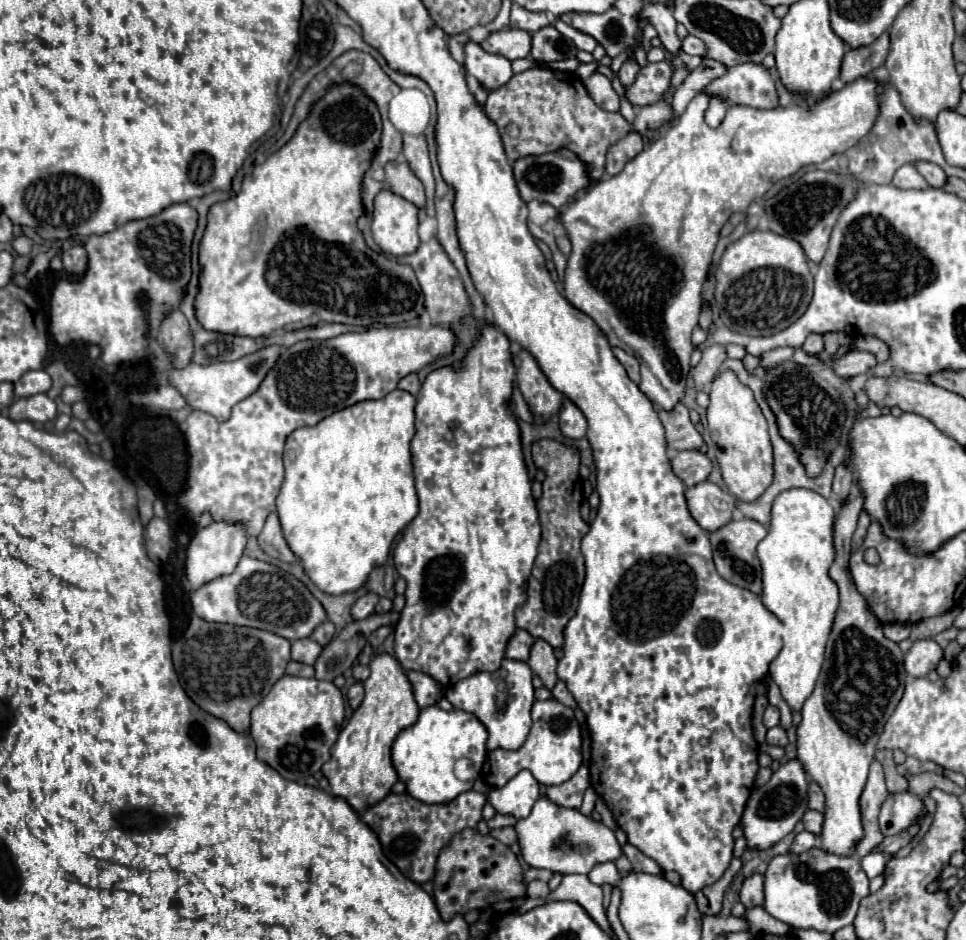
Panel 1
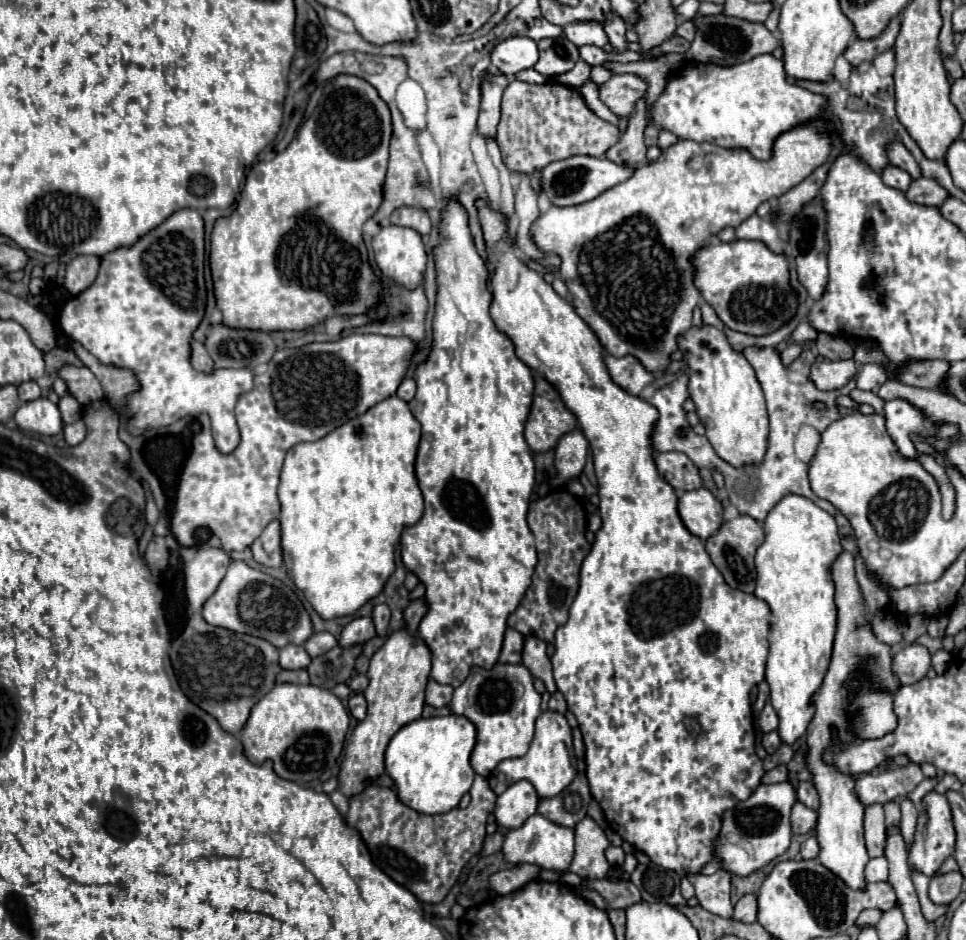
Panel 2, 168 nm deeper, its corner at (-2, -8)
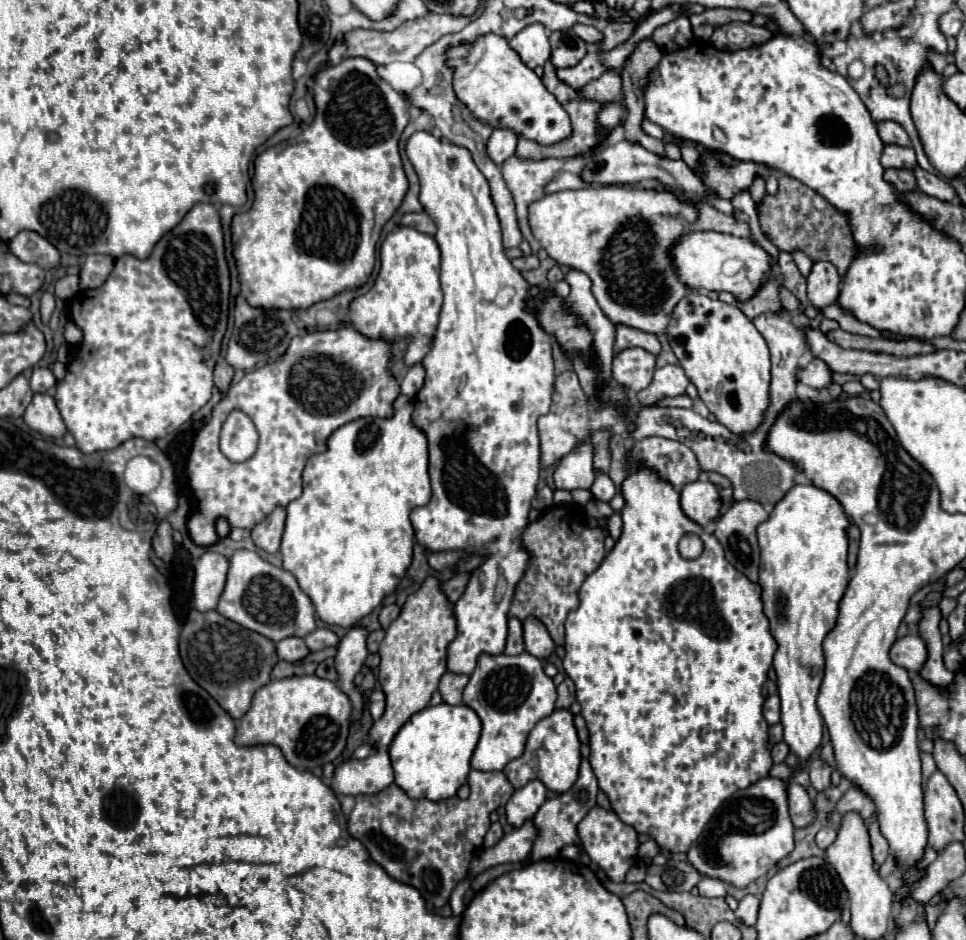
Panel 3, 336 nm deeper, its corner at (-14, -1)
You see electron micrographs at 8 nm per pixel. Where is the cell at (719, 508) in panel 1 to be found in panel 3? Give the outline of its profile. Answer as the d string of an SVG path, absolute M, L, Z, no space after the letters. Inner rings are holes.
M710 481L686 483L680 491L680 505L682 505L682 511L686 513L686 517L690 517L692 521L696 521L702 527L712 523L718 517L720 507L722 507L718 489Z

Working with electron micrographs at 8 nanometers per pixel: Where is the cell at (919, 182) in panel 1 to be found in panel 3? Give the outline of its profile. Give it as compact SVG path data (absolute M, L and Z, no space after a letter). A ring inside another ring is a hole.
M884 145L880 163L882 163L882 167L912 169L916 165L914 149L912 147L902 147L902 145Z

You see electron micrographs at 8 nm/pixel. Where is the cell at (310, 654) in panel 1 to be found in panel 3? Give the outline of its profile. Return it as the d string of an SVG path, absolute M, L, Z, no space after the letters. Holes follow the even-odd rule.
M286 637L282 641L276 643L276 655L282 659L282 661L290 661L290 663L296 663L300 659L304 659L310 651L306 649L306 643L304 639L300 637Z

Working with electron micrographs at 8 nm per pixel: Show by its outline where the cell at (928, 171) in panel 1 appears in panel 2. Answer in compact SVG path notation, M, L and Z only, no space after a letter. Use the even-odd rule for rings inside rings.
M888 144L888 156L890 156L892 166L906 170L914 180L922 178L922 170L920 170L918 162L914 160L914 156L902 144Z

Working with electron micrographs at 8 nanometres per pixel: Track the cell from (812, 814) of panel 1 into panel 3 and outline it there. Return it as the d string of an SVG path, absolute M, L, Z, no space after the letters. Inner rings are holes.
M788 783L788 809L794 827L804 827L814 819L814 803L810 801L806 789L798 783Z

